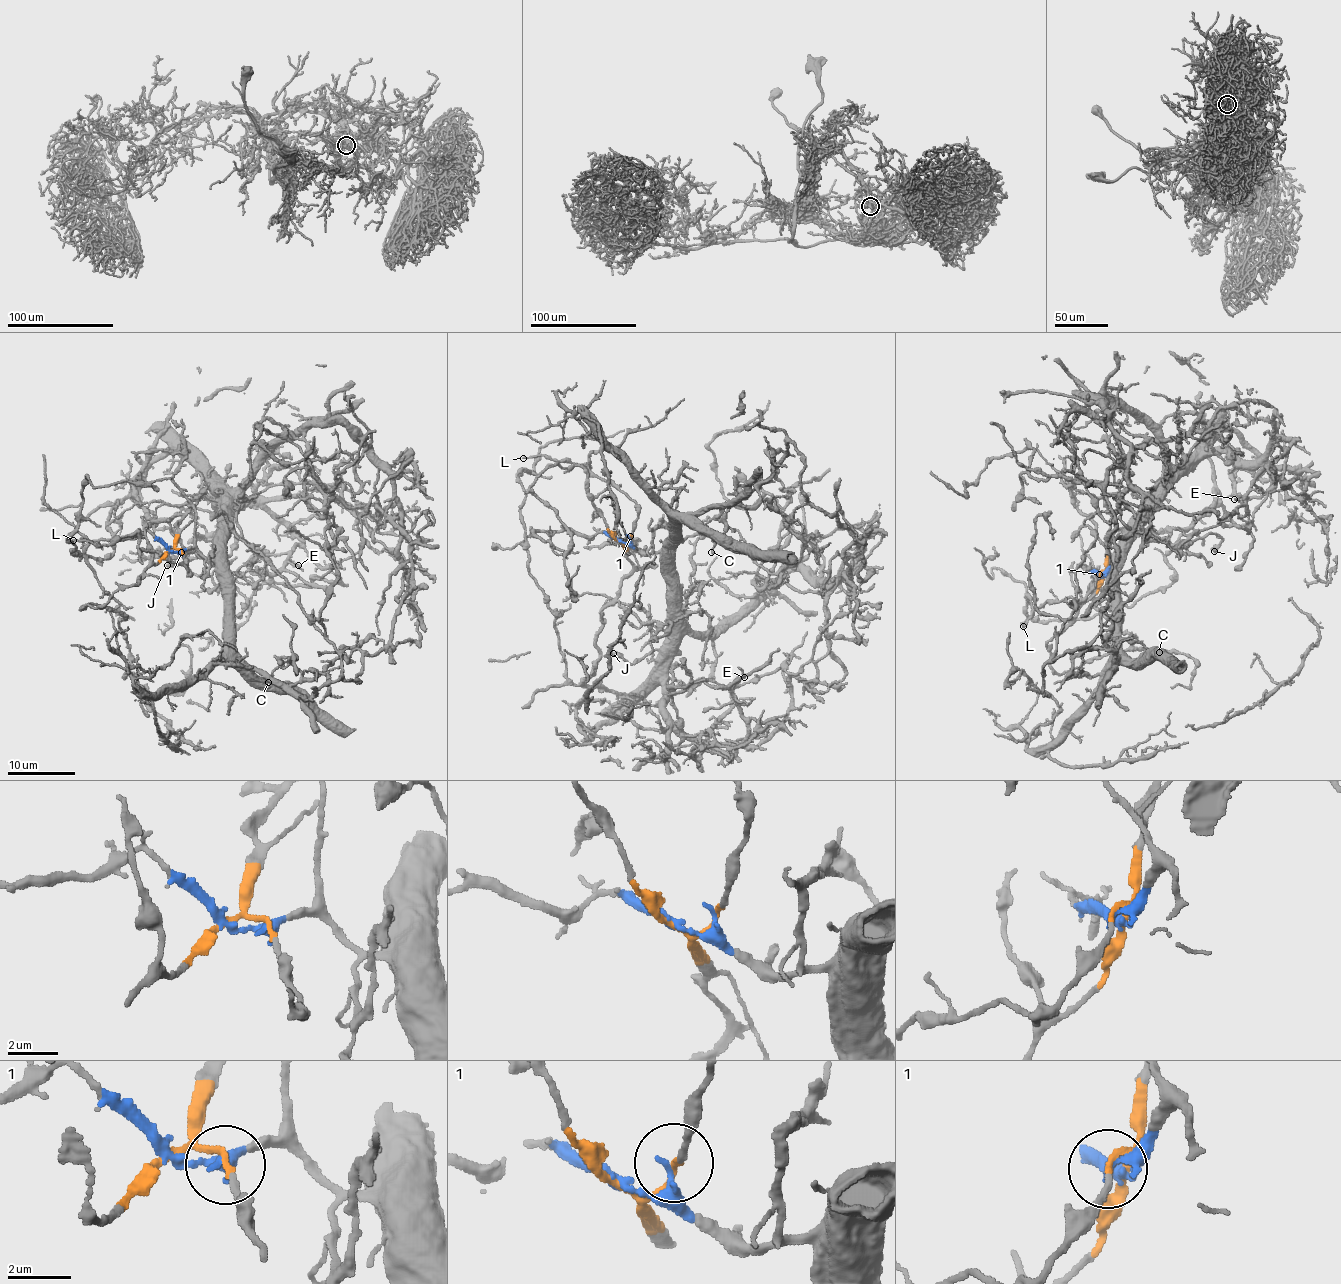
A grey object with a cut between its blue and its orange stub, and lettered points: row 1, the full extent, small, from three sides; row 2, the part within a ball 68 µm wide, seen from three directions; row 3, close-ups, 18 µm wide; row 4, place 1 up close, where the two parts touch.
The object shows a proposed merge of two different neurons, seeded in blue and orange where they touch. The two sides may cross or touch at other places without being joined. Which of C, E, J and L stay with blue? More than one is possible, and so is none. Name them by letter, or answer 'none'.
C, E

